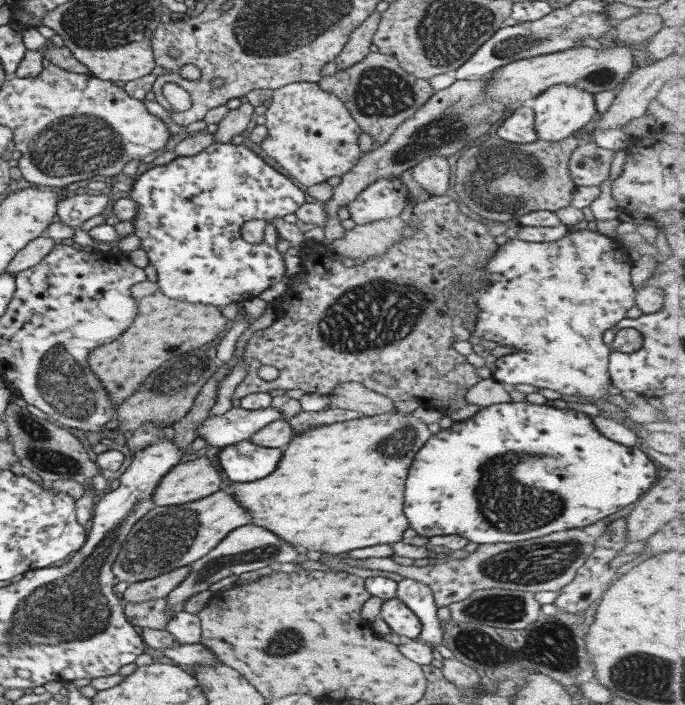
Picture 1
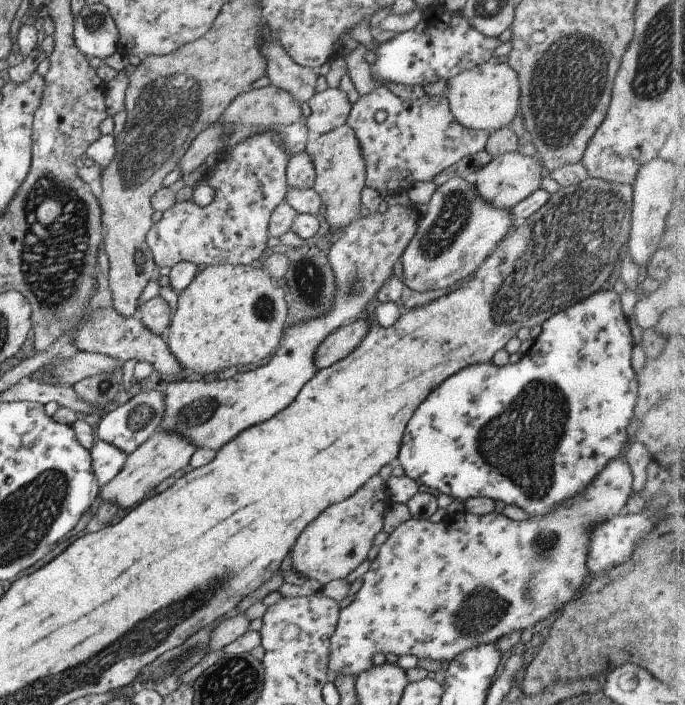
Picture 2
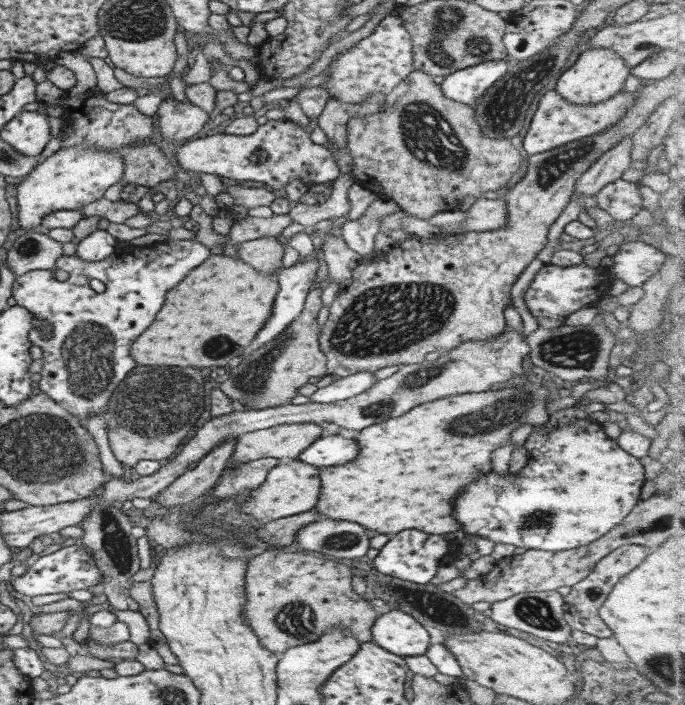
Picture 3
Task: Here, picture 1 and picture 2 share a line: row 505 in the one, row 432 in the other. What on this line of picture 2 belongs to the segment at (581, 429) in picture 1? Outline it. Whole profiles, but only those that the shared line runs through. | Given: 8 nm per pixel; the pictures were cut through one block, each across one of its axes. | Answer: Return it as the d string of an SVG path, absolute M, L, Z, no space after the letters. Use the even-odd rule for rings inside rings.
M598 290L592 296L570 306L542 324L542 332L539 336L528 343L524 350L524 355L514 364L507 363L503 366L497 366L495 363L474 364L458 372L456 376L450 376L444 384L440 384L430 396L420 404L420 408L414 412L410 418L406 432L402 438L400 452L396 458L395 464L402 466L406 475L412 480L417 480L419 484L425 484L442 492L449 494L453 499L466 501L470 498L490 498L498 500L504 504L512 504L528 512L530 516L546 516L554 508L562 506L568 498L576 496L582 492L590 482L606 468L610 460L614 460L626 444L628 444L628 430L634 424L634 408L636 408L636 398L638 398L638 382L636 374L632 369L632 330L628 325L627 316L622 311L620 297L614 290Z

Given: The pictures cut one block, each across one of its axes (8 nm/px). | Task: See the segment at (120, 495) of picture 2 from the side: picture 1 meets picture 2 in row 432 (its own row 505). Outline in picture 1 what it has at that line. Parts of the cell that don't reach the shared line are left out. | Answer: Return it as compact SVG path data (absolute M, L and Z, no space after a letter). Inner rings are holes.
M202 456L186 463L178 463L160 479L159 486L156 486L153 490L153 503L155 506L176 506L206 498L220 490L220 484L222 484L222 474L220 472L222 470L217 466L216 456L215 462Z

